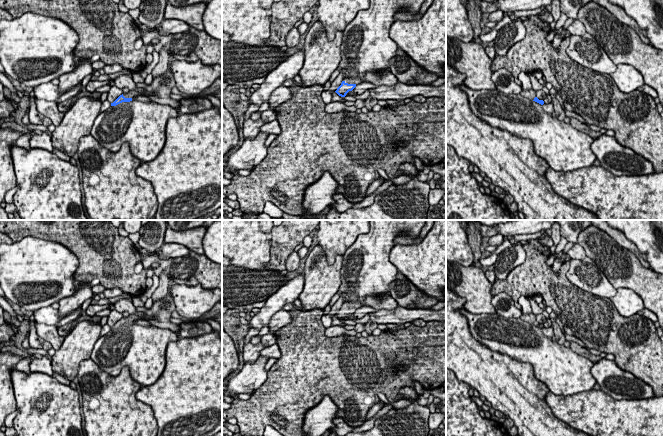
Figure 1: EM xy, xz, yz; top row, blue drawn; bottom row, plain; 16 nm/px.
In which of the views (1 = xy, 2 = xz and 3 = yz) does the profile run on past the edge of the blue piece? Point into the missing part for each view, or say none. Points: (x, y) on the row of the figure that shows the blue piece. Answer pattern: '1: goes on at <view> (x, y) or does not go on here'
1: goes on at xy (159, 91)
2: goes on at xz (382, 78)
3: goes on at yz (530, 94)

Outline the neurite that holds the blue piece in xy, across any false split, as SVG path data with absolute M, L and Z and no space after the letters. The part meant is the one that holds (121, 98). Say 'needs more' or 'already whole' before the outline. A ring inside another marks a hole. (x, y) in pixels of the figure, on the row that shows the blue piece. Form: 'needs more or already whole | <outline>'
needs more | M168 69L163 75L153 78L151 84L136 83L138 88L143 88L146 90L144 94L141 94L135 90L130 90L127 94L129 95L125 98L120 95L111 106L116 106L122 102L130 102L134 98L138 97L139 95L147 96L151 101L162 104L162 105L169 105L175 109L179 109L180 102L172 99L170 95L172 94L171 90L175 87L176 83L173 78L173 73L170 69Z

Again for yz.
needs more | M522 88L520 95L522 95L523 97L525 97L525 98L531 100L531 101L535 101L535 102L537 102L537 103L539 103L541 105L544 104L544 101L543 100L539 100L536 97L536 92L535 92L535 90L533 88L532 89L529 89L529 90L524 90Z

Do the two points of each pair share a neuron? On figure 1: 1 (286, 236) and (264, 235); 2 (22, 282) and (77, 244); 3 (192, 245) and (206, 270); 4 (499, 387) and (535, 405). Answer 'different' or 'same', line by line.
1: different
2: different
3: different
4: same

